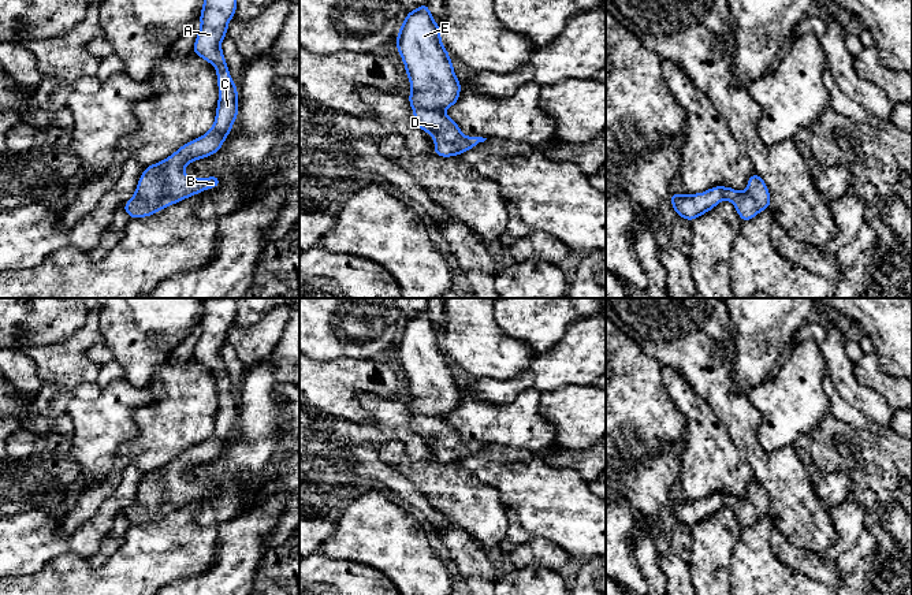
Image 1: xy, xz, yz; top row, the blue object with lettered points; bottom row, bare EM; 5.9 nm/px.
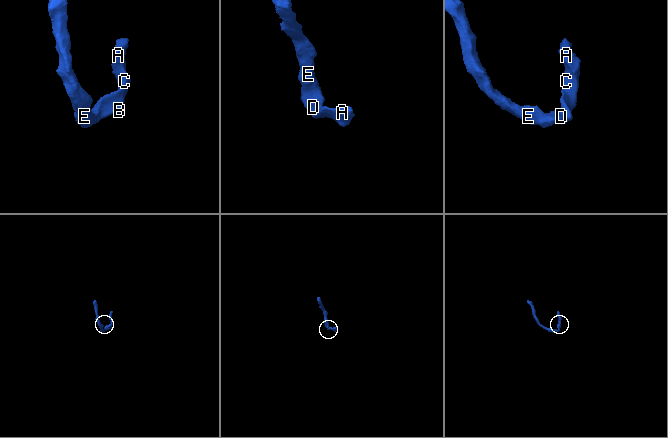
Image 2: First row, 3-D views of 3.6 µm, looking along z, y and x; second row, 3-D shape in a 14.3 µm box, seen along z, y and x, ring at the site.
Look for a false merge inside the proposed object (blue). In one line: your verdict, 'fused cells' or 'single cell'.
single cell

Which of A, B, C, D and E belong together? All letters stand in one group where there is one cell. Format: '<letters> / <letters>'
A B C D E

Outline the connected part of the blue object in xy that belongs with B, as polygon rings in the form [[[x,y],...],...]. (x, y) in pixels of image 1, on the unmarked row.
[[[205,298],[200,321],[201,336],[193,356],[196,361],[216,373],[219,409],[215,429],[204,443],[190,447],[172,462],[144,476],[134,503],[122,512],[130,525],[153,521],[186,503],[220,491],[216,481],[196,486],[186,483],[183,475],[190,468],[216,460],[238,421],[237,391],[228,380],[220,353],[222,346],[227,342],[227,331],[235,321],[237,301],[238,298]]]

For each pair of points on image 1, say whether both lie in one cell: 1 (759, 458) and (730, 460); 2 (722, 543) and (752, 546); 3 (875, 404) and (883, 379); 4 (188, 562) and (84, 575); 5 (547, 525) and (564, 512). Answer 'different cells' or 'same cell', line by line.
1: different cells
2: different cells
3: different cells
4: same cell
5: same cell

